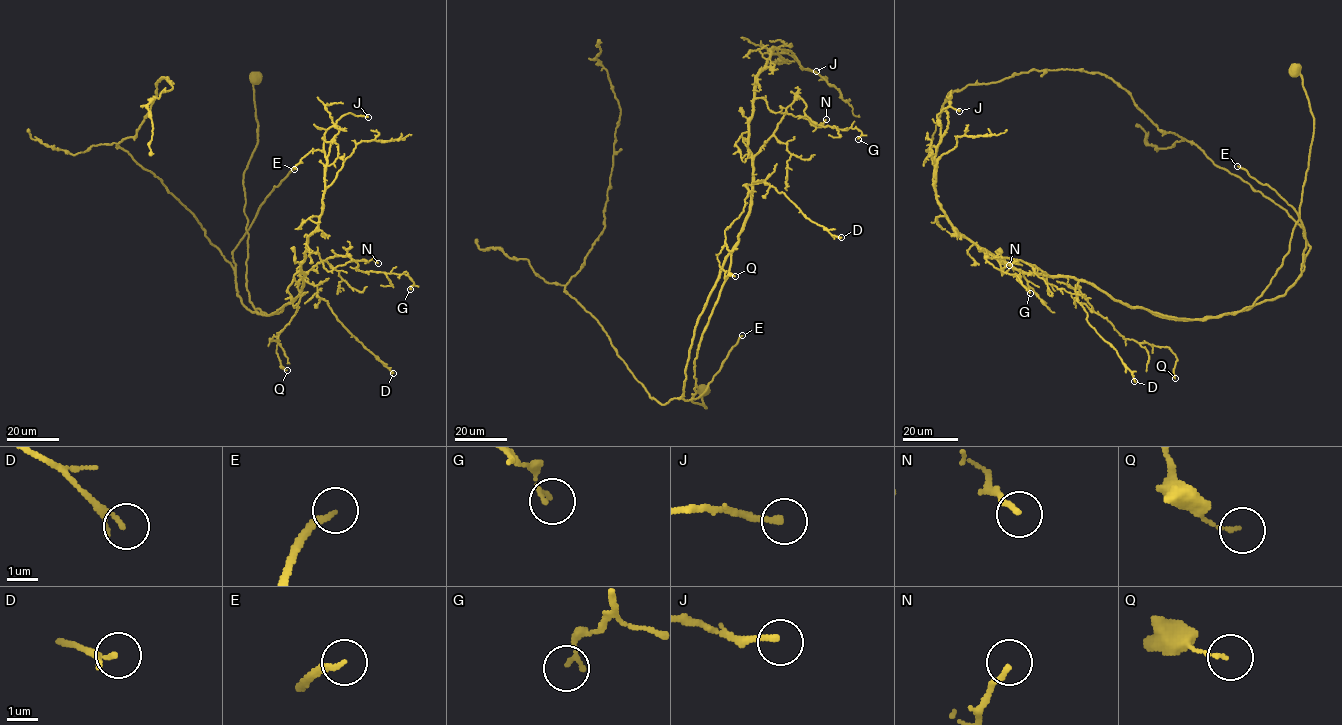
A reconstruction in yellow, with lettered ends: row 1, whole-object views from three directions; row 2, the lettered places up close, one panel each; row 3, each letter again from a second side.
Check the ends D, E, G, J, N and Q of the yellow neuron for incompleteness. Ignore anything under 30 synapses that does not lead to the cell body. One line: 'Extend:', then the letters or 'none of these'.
Extend: E

